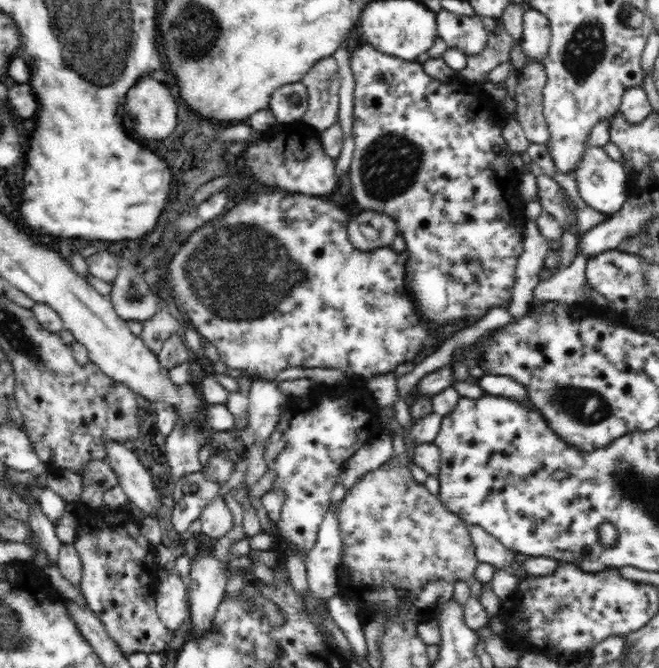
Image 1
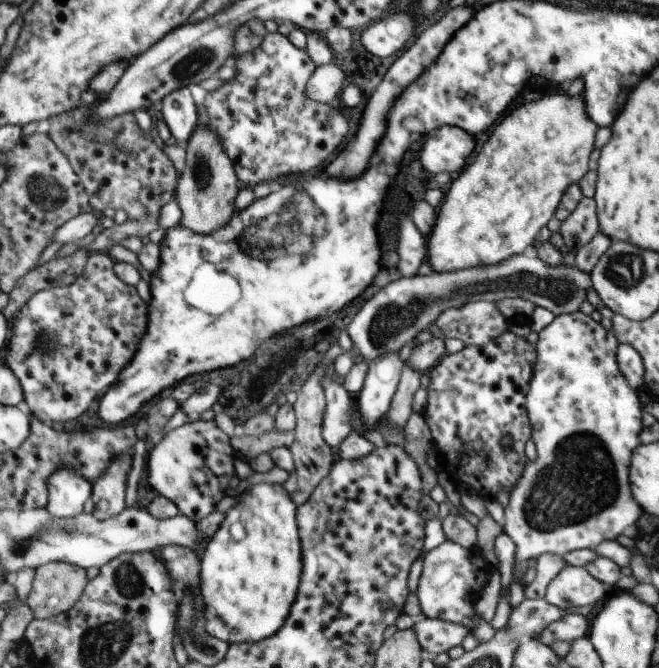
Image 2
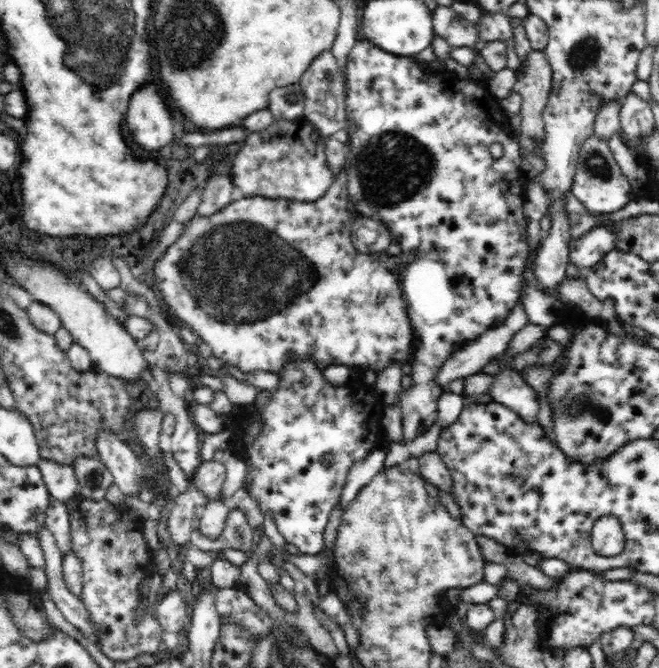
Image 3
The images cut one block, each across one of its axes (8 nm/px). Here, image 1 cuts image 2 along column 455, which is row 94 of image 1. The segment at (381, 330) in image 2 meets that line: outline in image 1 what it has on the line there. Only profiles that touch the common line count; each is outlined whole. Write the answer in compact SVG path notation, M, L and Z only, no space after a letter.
M302 82L282 85L271 94L269 109L277 123L290 124L300 121L308 110L307 88Z

